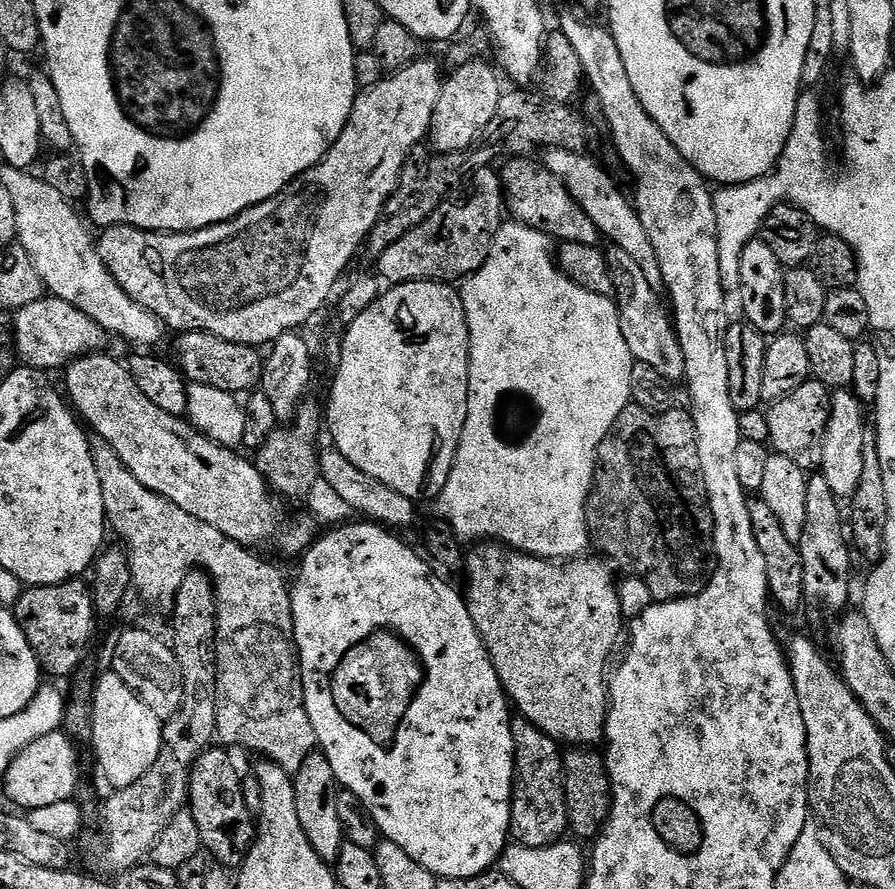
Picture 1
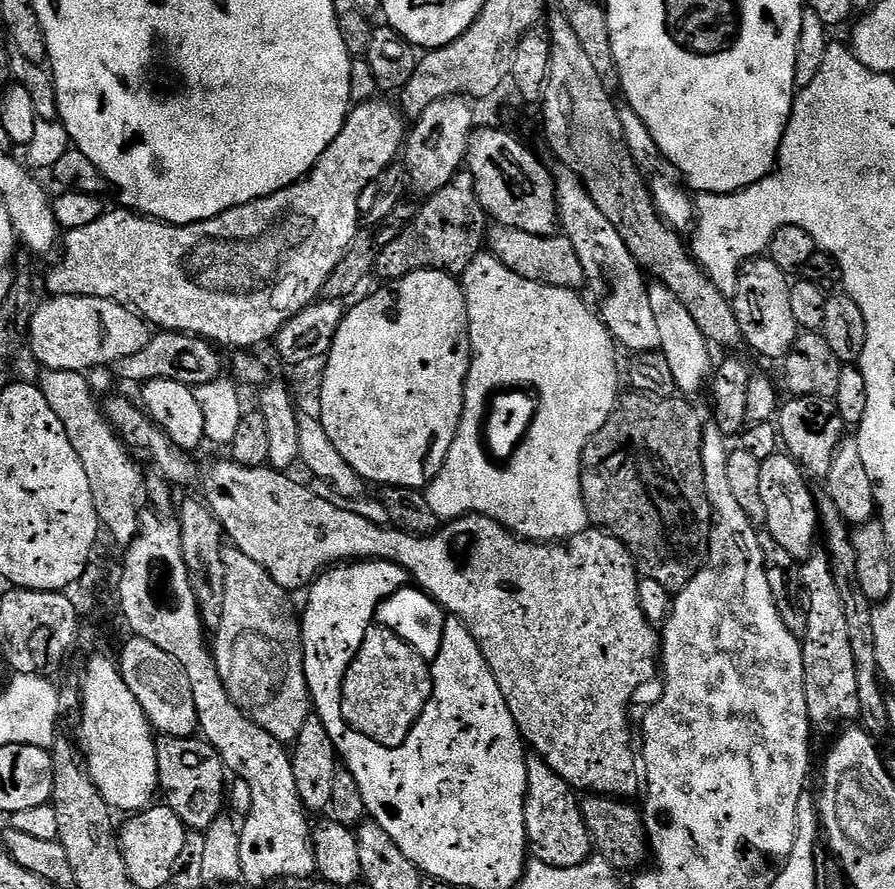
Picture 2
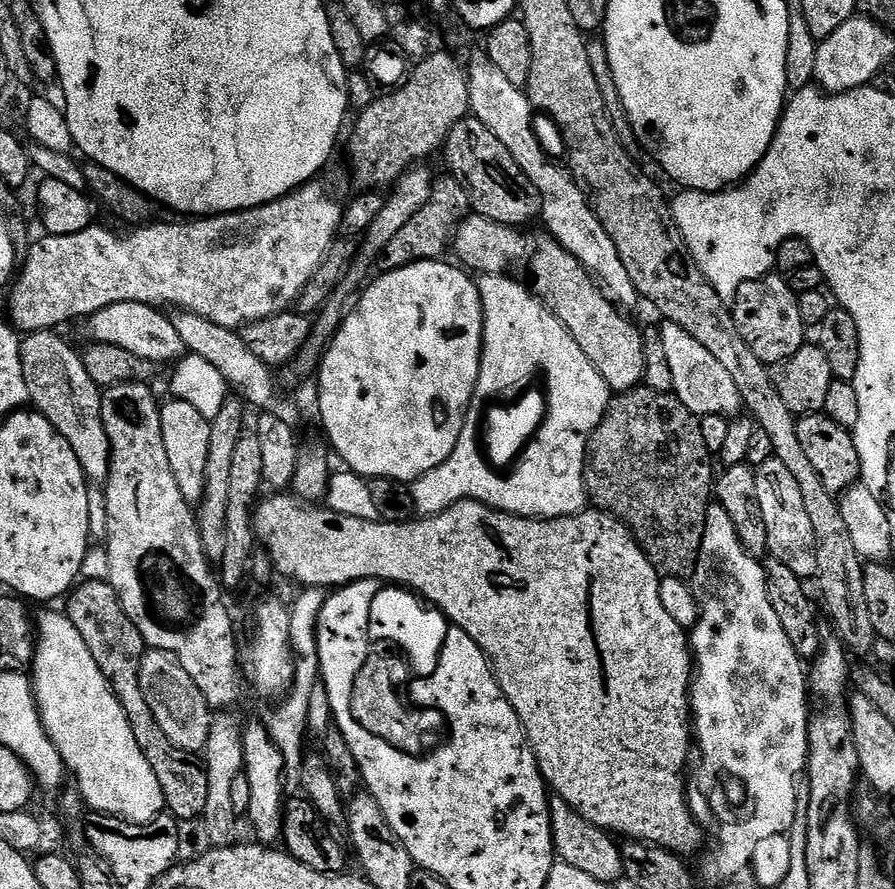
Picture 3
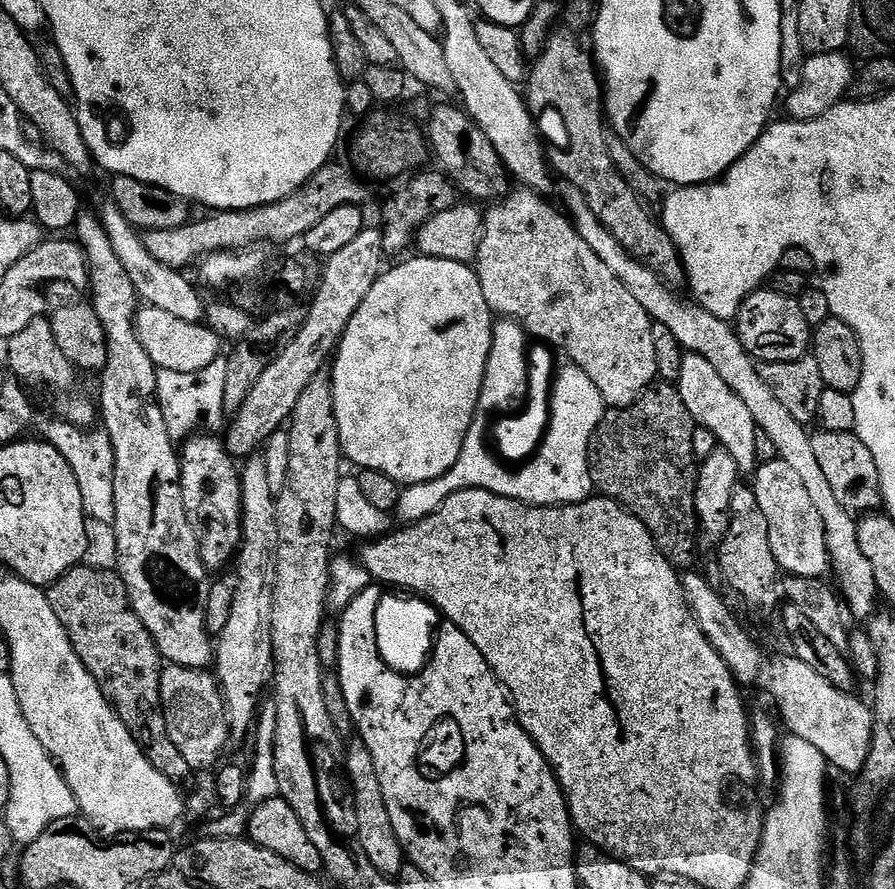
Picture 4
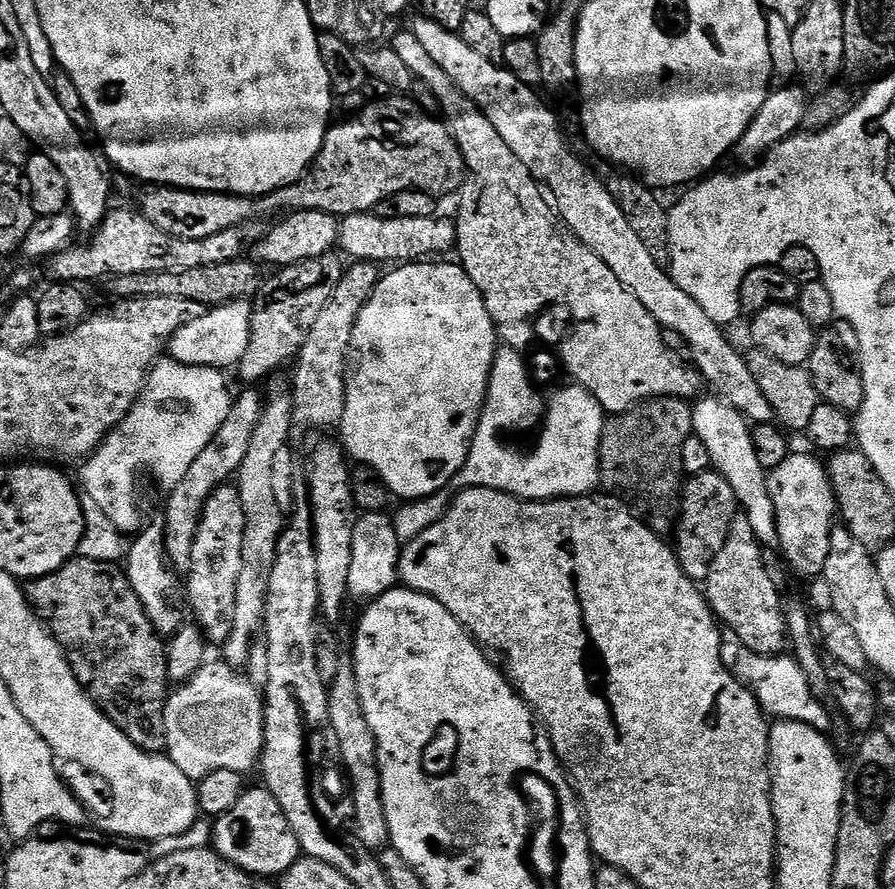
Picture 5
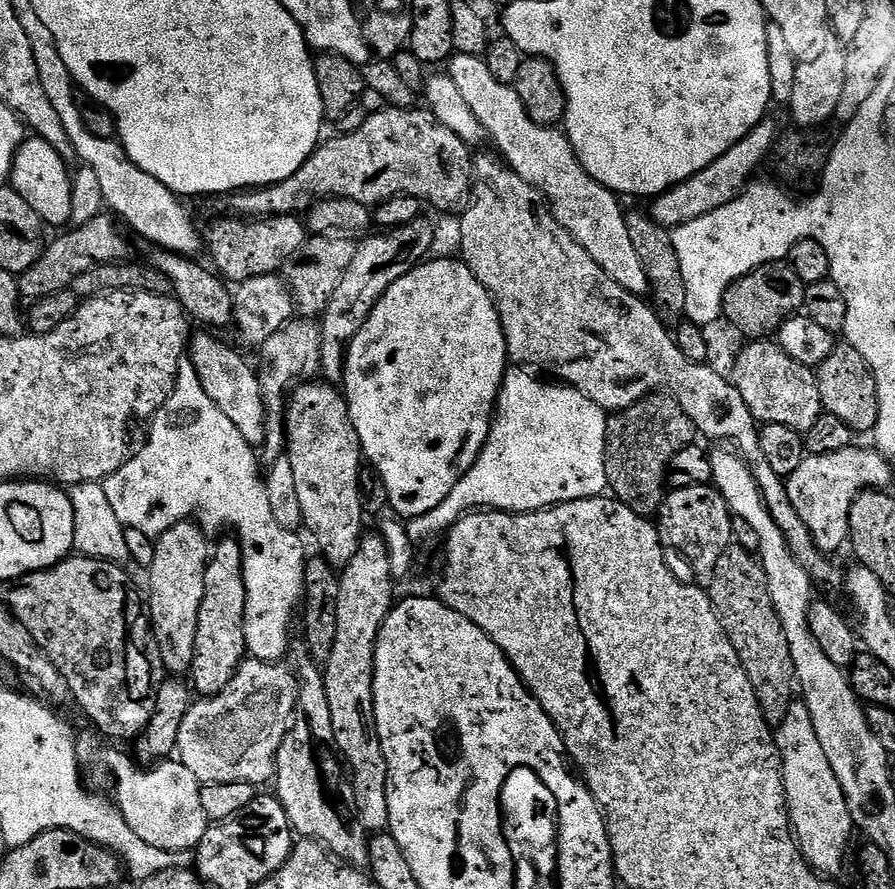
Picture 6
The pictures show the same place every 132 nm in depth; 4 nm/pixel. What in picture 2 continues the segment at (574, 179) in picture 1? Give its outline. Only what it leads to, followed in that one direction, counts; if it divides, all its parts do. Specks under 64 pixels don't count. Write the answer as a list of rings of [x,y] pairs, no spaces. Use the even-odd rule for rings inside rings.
[[[659,282],[649,283],[648,293],[650,307],[654,310],[654,318],[658,321],[659,351],[664,354],[666,361],[670,364],[670,371],[677,389],[684,394],[700,392],[704,387],[707,389],[714,376],[713,349],[702,334],[702,330],[698,330],[698,322],[690,318],[690,310],[682,306],[674,290],[670,290],[666,285]]]

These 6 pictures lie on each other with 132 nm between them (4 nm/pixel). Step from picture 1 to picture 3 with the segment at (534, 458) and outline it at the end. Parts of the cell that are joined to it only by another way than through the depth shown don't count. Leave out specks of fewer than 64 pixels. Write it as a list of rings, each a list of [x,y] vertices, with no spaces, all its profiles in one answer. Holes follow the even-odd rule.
[[[508,274],[479,277],[480,301],[484,311],[484,349],[480,355],[476,395],[472,397],[472,404],[468,407],[468,414],[464,418],[464,429],[458,438],[458,446],[454,446],[450,458],[446,458],[442,466],[430,470],[422,478],[411,481],[410,487],[417,517],[436,516],[463,500],[477,500],[489,504],[491,508],[497,508],[499,512],[554,520],[558,516],[573,516],[576,512],[583,512],[589,503],[588,493],[584,491],[584,453],[588,450],[588,439],[591,438],[592,431],[599,426],[608,412],[610,389],[602,374],[594,366],[594,362],[590,362],[590,358],[582,352],[582,346],[574,342],[570,330],[566,330],[566,326],[542,303],[531,287],[525,283],[519,284],[510,277],[511,275]]]

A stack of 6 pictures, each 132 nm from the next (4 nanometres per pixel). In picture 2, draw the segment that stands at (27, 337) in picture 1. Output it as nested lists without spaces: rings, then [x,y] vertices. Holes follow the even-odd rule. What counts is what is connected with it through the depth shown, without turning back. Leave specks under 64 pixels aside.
[[[52,296],[48,301],[41,303],[36,309],[34,318],[30,322],[28,344],[32,356],[41,364],[41,369],[53,372],[54,370],[70,370],[71,372],[91,373],[91,368],[107,369],[120,356],[138,354],[138,350],[145,349],[152,341],[153,329],[139,312],[133,312],[127,304],[119,304],[106,298],[93,296]]]

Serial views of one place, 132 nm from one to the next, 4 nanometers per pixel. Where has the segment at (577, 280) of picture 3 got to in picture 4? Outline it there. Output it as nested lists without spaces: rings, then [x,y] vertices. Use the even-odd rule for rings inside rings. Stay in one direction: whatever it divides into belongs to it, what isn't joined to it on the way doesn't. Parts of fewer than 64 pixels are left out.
[[[520,186],[509,191],[507,196],[497,199],[489,207],[493,208],[489,212],[483,213],[484,228],[480,231],[480,245],[474,261],[476,277],[482,286],[482,294],[486,294],[486,302],[497,317],[515,320],[529,337],[549,340],[563,346],[565,357],[575,367],[581,368],[586,374],[586,378],[590,378],[590,382],[594,382],[594,386],[598,386],[598,394],[602,394],[604,403],[608,408],[629,408],[642,392],[647,392],[658,380],[659,368],[658,362],[655,361],[654,341],[651,333],[654,321],[642,306],[638,306],[634,294],[630,294],[630,290],[626,290],[626,286],[622,286],[622,282],[618,282],[618,278],[614,278],[614,273],[606,266],[606,262],[602,262],[602,258],[598,258],[598,254],[594,254],[594,250],[590,250],[590,246],[586,242],[582,242],[582,238],[576,227],[573,226],[571,219],[563,211],[558,212],[544,200],[547,199],[541,193]]]

